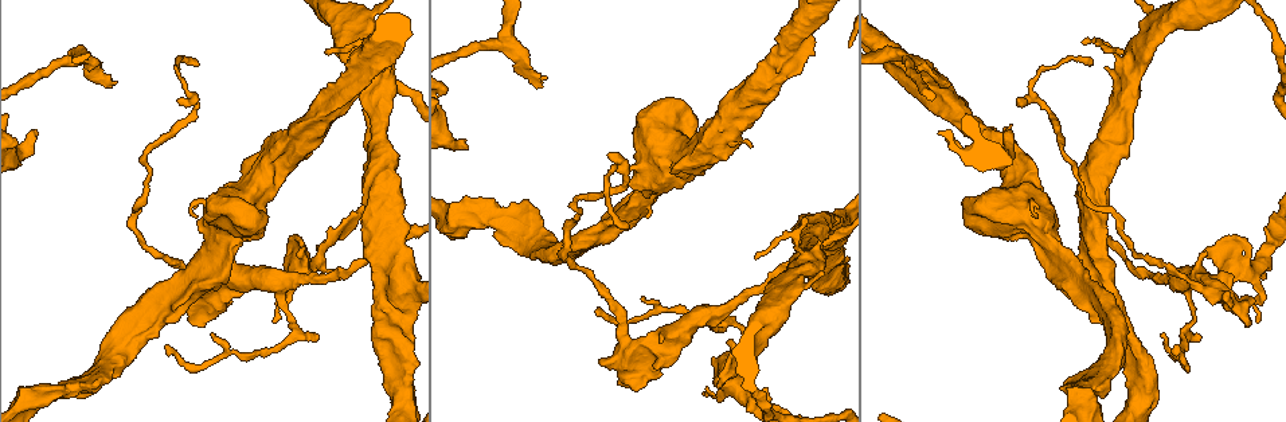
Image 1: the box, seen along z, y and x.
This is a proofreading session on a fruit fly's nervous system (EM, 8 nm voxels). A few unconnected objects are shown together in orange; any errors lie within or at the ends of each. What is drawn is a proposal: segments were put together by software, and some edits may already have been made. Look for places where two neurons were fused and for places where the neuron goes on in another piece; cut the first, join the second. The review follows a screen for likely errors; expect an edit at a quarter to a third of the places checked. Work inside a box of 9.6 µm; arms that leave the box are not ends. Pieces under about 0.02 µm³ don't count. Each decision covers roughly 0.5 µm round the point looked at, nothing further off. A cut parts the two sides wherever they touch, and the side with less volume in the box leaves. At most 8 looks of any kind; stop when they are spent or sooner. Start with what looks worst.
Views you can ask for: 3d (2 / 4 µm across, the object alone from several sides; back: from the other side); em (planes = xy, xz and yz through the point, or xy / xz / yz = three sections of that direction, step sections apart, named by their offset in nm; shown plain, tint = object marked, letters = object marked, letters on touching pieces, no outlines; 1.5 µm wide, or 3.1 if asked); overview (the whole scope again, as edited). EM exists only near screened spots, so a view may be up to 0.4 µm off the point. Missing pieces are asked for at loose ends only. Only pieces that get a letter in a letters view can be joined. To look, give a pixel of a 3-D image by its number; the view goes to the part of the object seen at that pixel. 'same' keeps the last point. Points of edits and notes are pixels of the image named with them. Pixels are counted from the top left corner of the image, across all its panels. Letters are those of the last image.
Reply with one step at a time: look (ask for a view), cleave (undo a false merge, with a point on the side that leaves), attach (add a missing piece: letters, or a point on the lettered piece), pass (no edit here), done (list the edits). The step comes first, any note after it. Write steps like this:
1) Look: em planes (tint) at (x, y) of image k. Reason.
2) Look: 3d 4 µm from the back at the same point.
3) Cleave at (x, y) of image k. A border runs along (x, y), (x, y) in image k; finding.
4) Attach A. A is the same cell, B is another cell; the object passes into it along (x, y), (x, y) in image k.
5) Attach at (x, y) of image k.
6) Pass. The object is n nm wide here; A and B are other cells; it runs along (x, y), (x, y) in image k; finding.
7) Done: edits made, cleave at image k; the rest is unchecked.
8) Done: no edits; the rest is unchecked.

Look: 3d 4 µm at (111, 81) of image 1. Free end.

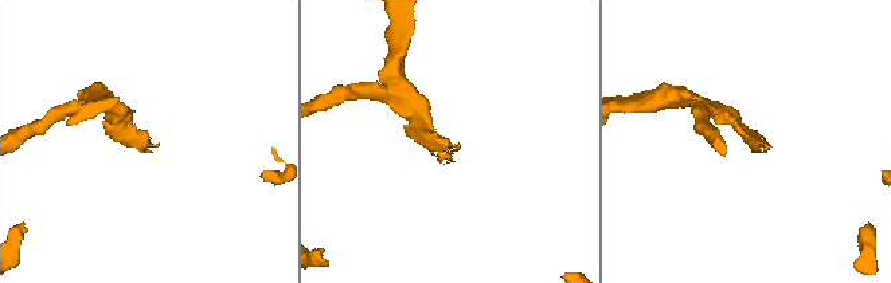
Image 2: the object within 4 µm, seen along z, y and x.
Look: em planes (letters) at (152, 147) of image 2.

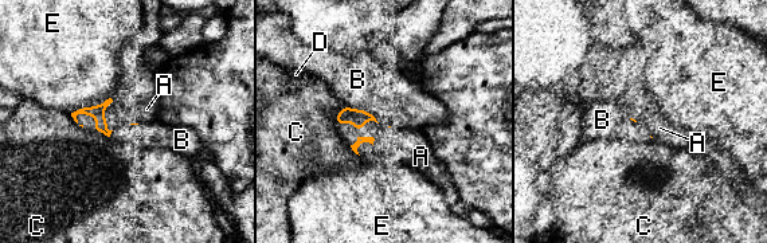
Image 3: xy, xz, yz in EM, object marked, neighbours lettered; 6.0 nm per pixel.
Attach A. A is the same cell, B, C, D and E are other cells; it goes on there.

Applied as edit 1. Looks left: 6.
Look: em xy step 8 (tint) at (1119, 250) of image 1. Calibre changes.

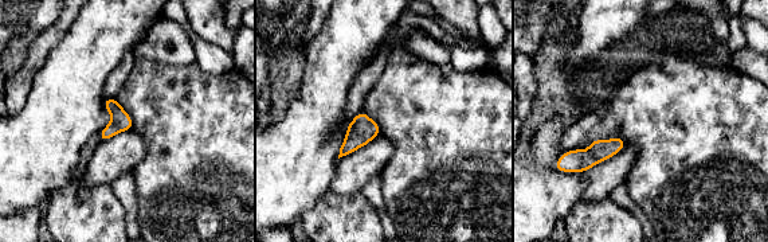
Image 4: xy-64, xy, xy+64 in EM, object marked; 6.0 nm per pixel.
Look: em planes (letters) at the same point. Another direction.

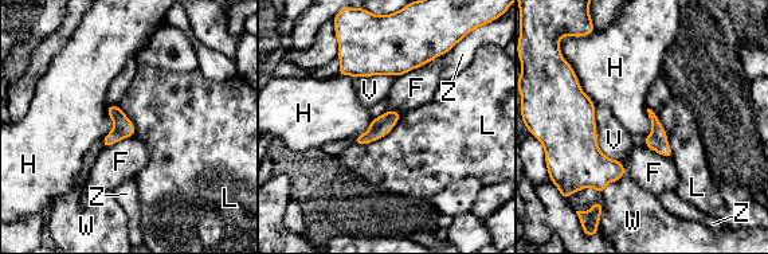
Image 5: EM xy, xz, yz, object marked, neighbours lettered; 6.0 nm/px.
Pass. F, H, L, V, W and Z are other cells; a border runs along (402, 116), (384, 136), (353, 144) in image 5; all the same neuron.

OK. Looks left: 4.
Look: em yz step 4 (letters) at (714, 360) of image 1. Tapers out.

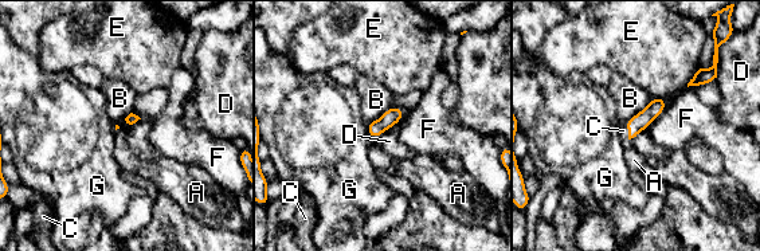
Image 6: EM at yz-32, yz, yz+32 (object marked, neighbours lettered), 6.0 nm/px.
Look: em planes (letters) at the same point. Cut it another way.

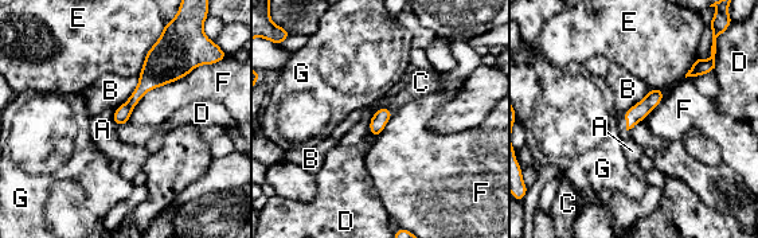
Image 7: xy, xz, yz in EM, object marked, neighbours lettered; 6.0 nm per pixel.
Attach C. The object is 100 nm wide here; C is the same cell, A, B, D, E, F and G are other cells; the object passes into it along (379, 120), (389, 109), (421, 82) in image 7; the neuron continues.

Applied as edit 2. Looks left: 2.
Done: edits made, attach at image 3, attach at image 7; the rest is unchecked.

